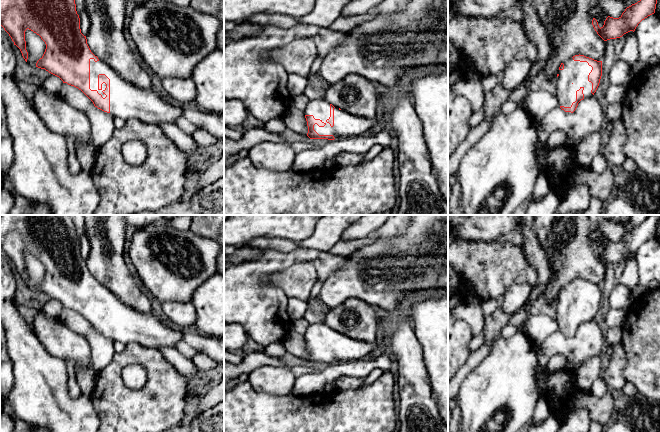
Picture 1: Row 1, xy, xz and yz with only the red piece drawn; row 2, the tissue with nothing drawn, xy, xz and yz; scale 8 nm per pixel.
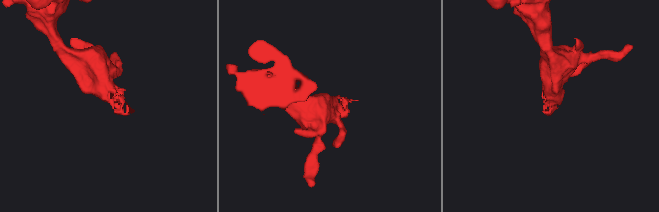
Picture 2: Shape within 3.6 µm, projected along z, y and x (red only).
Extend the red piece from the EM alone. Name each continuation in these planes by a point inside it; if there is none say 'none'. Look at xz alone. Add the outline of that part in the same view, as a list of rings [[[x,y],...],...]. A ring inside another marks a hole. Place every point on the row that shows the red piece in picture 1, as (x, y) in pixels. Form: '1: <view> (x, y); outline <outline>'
1: xz (346, 124); outline [[[323,98],[309,100],[303,112],[305,115],[313,115],[315,119],[320,119],[326,124],[324,127],[319,127],[317,124],[314,125],[314,130],[319,135],[333,135],[335,139],[361,136],[383,119],[380,114],[373,119],[368,119],[335,107],[334,126],[331,127],[326,122],[330,117],[330,104]]]

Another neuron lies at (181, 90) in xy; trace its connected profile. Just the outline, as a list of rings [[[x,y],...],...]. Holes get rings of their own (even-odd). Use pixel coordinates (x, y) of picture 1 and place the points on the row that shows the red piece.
[[[168,77],[157,81],[157,86],[174,102],[182,105],[195,102],[197,92],[192,78]]]

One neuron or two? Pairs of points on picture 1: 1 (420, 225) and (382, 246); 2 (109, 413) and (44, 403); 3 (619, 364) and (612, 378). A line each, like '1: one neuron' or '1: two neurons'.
1: one neuron
2: two neurons
3: one neuron

